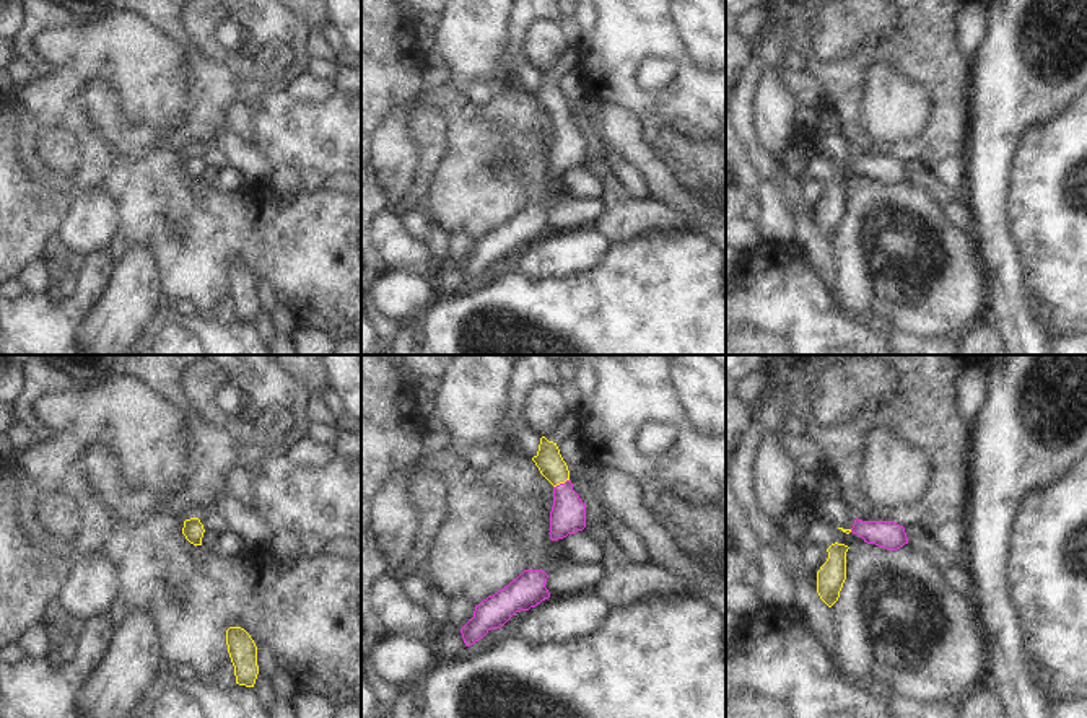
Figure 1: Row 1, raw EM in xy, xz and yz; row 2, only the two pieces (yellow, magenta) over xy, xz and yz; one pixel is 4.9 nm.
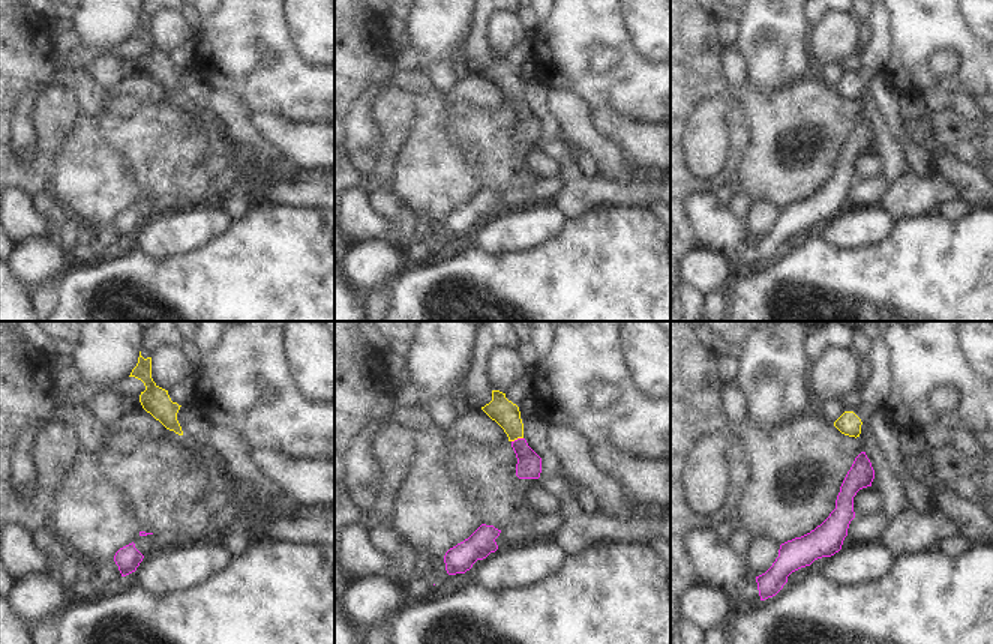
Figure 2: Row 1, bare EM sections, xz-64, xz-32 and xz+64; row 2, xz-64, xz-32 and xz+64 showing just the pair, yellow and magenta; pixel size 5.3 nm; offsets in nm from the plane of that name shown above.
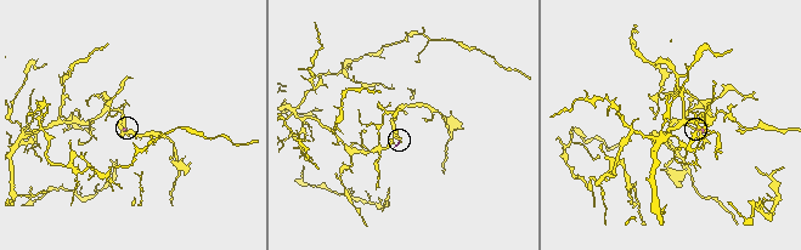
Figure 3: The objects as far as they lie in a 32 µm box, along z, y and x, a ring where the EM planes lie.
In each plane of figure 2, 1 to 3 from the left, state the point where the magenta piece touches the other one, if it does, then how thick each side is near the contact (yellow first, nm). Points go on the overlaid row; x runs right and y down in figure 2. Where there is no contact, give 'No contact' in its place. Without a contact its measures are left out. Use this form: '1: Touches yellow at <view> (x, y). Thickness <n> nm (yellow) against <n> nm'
1: No contact
2: Touches yellow at xz-32 (516, 439). Thickness 140 nm (yellow) against 130 nm
3: No contact.

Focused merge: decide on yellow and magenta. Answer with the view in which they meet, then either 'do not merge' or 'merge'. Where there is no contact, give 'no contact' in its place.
xz | merge

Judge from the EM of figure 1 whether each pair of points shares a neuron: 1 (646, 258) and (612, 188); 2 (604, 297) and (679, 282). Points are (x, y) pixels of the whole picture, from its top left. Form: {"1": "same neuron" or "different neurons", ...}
{"1": "different neurons", "2": "same neuron"}

